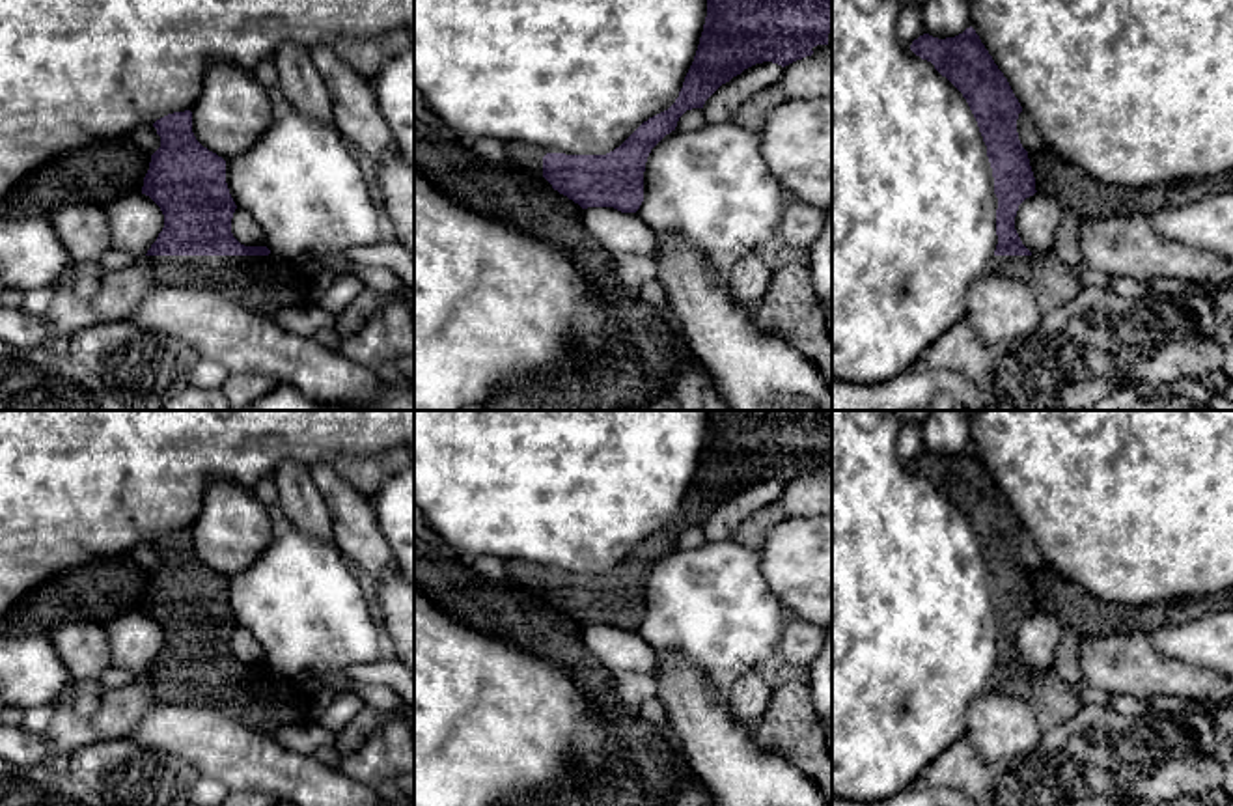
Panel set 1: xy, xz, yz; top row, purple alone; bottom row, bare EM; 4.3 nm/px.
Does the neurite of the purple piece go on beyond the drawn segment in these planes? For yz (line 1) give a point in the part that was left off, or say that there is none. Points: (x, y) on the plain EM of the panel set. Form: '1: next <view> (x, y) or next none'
1: next yz (1019, 685)

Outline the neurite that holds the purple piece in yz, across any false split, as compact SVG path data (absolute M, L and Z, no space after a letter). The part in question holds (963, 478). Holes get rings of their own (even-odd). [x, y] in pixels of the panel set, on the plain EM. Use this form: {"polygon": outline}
{"polygon": "M972 444L946 457L923 452L910 468L931 479L963 511L987 563L998 616L998 662L989 690L1028 700L1033 674L1015 647L1015 634L1018 623L1037 608L1028 569L1017 550L1022 530L1018 517Z"}

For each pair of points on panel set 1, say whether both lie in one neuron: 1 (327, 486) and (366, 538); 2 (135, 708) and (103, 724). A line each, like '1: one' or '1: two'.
1: one
2: one

